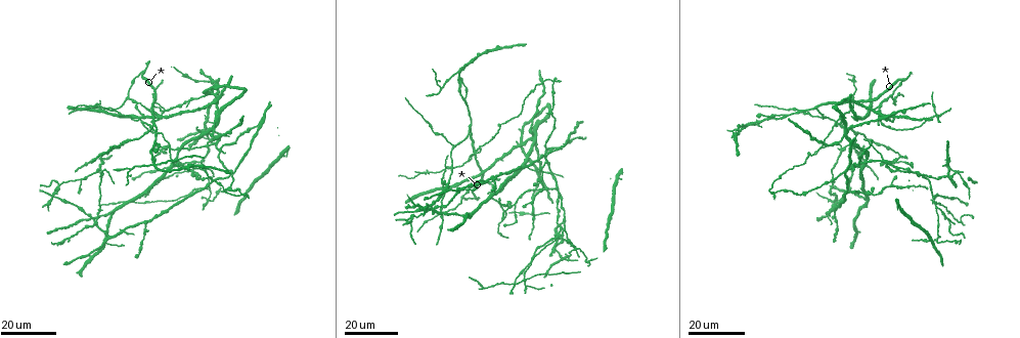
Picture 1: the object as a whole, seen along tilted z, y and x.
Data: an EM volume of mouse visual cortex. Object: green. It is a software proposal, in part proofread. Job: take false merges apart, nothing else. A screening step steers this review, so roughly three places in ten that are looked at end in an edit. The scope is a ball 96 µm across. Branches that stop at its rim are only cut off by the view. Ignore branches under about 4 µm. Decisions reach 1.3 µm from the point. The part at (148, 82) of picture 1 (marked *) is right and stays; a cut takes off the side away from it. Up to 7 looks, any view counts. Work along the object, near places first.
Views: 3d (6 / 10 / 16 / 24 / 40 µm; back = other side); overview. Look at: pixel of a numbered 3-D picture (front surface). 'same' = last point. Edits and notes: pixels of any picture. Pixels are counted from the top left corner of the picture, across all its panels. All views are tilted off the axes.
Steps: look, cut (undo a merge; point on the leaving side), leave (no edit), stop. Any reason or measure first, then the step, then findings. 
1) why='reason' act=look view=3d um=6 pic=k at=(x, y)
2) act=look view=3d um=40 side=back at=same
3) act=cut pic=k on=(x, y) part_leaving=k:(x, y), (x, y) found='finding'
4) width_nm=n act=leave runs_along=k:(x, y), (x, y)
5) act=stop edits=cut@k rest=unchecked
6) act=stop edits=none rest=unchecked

why='calibre changes' act=look view=3d um=24 pic=1 at=(893, 126)

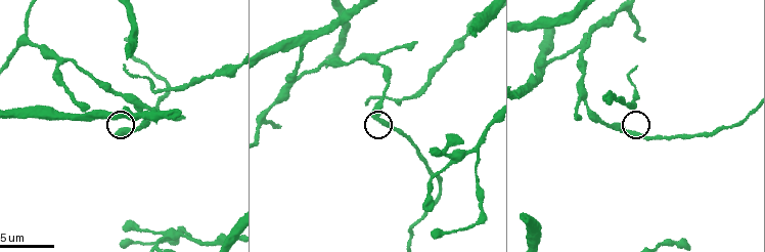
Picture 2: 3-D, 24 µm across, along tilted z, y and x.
act=look view=3d um=6 pic=2 at=(633, 135)

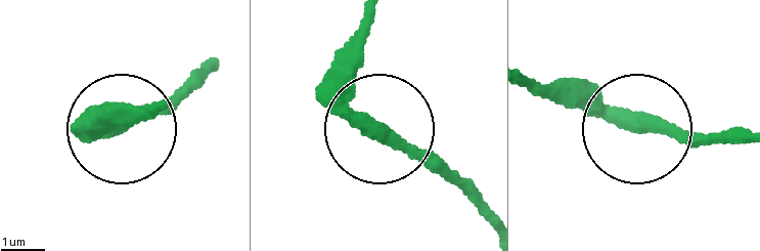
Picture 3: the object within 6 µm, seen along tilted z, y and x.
width_nm=340 act=cut pic=3 on=(398, 136) part_leaving=3:(342, 114), (381, 121), (488, 222) found='a second neuron is stuck on'

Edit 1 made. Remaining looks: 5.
act=look view=overview

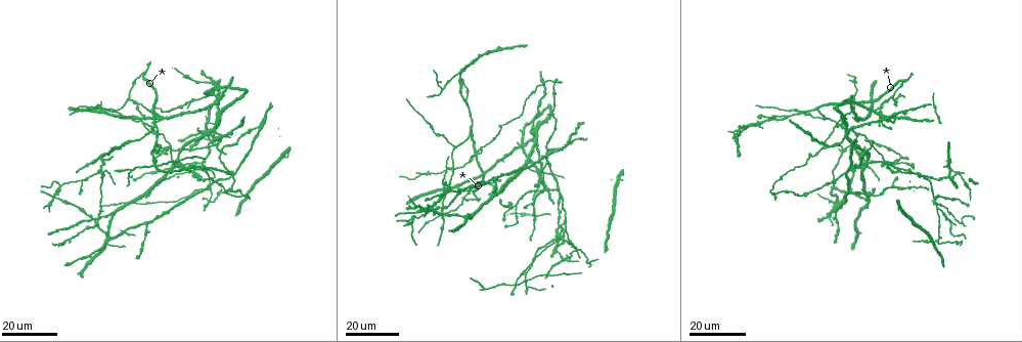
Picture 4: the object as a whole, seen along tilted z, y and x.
why='four arms meet' act=look view=3d um=16 pic=4 at=(554, 172)

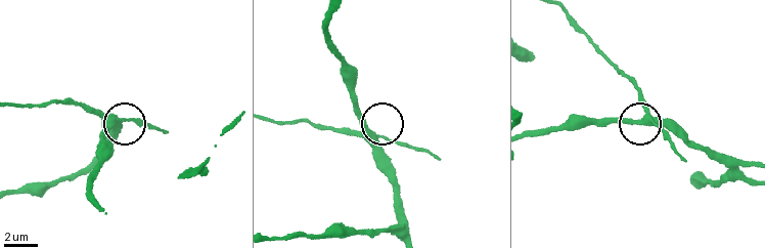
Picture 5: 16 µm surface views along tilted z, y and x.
act=look view=3d um=6 pic=5 at=(642, 123)

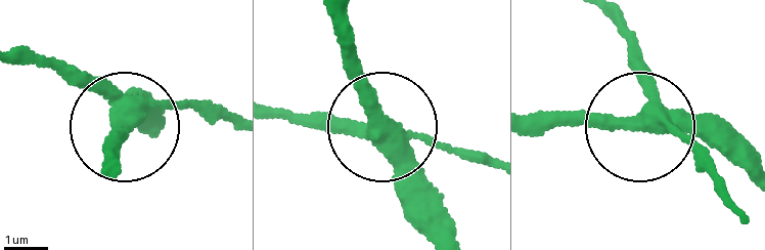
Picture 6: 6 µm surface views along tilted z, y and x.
act=leave found='one neuron here'

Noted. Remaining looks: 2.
act=look view=3d um=16 pic=4 at=(221, 151)

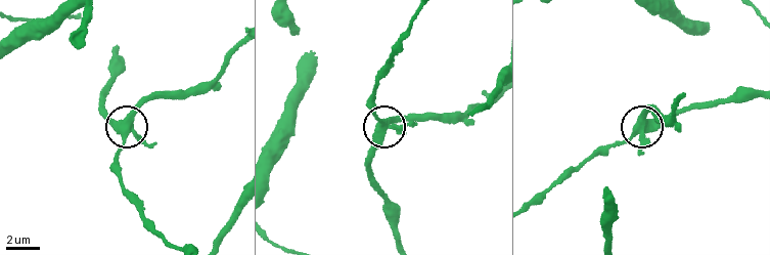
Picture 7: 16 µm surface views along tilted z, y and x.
why='closer look' act=look view=3d um=6 pic=7 at=(128, 121)

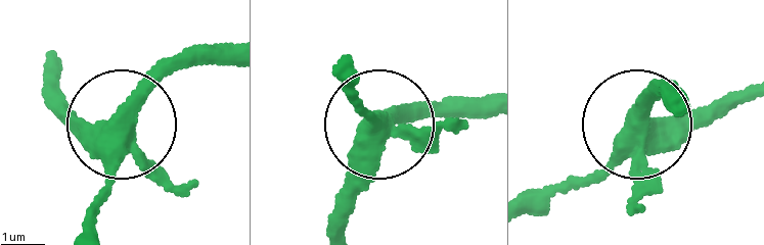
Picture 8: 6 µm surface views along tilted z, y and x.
act=leave runs_along=8:(61, 75), (79, 124), (108, 129), (188, 54) found='continuous, no second neuron'

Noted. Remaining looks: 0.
act=stop edits=cut@3 rest=unchecked

